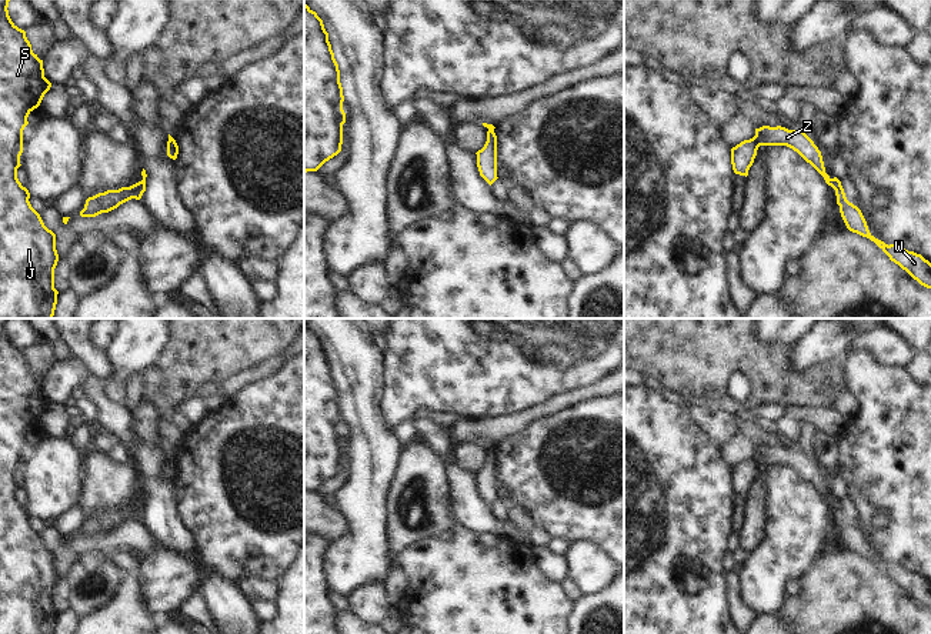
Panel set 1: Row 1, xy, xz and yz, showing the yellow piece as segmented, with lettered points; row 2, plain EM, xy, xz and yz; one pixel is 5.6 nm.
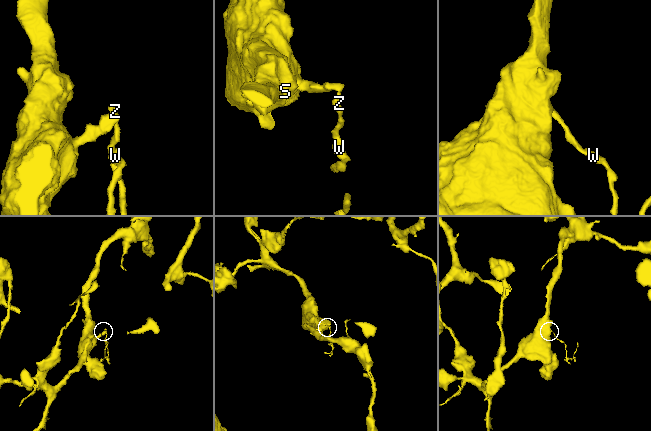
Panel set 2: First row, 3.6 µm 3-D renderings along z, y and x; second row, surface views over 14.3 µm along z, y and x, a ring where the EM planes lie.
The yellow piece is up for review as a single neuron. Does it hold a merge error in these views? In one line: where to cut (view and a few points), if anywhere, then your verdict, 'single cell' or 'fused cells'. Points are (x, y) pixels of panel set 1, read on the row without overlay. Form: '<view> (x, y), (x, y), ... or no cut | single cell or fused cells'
yz (753, 457), (757, 467) | fused cells

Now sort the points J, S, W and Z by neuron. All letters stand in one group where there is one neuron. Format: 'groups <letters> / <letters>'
groups J S / W Z

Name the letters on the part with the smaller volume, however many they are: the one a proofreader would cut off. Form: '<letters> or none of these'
W, Z

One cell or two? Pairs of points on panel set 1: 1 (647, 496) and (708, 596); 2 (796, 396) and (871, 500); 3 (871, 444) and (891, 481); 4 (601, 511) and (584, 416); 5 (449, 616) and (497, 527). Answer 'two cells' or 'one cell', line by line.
1: one cell
2: two cells
3: one cell
4: one cell
5: two cells

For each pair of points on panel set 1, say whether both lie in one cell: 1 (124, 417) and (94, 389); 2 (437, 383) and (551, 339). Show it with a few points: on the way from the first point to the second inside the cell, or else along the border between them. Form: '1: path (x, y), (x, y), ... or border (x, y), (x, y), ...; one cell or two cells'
1: path (116, 416), (97, 397); one cell
2: path (466, 354), (481, 339), (523, 339); one cell

